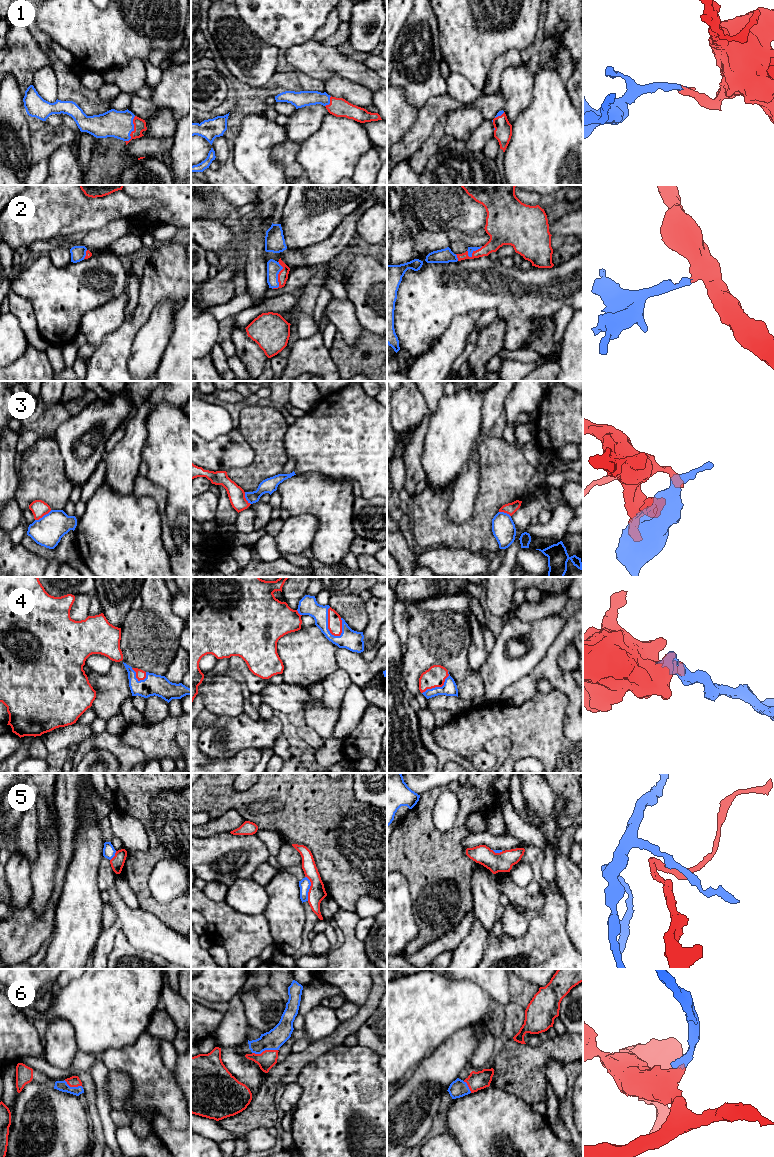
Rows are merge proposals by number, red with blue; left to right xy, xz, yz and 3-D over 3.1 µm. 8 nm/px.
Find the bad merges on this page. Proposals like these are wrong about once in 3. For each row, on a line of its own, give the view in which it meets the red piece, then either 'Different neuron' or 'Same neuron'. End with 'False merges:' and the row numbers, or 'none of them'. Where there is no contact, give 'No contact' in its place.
1: Touches red in xy. Same neuron
2: Touches red in xz. Same neuron
3: Touches red in xy. Different neuron
4: Touches red in xz. Same neuron
5: Touches red in xz. Different neuron
6: Touches red in xz. Same neuron
False merges: 3, 5

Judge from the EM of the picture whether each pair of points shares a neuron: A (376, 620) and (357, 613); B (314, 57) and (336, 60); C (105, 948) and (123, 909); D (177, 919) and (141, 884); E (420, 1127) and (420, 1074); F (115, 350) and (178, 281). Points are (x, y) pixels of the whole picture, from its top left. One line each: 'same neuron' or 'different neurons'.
A: different neurons
B: same neuron
C: different neurons
D: same neuron
E: same neuron
F: same neuron

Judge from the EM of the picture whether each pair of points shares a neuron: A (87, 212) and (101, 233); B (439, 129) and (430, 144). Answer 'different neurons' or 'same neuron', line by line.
A: different neurons
B: same neuron

